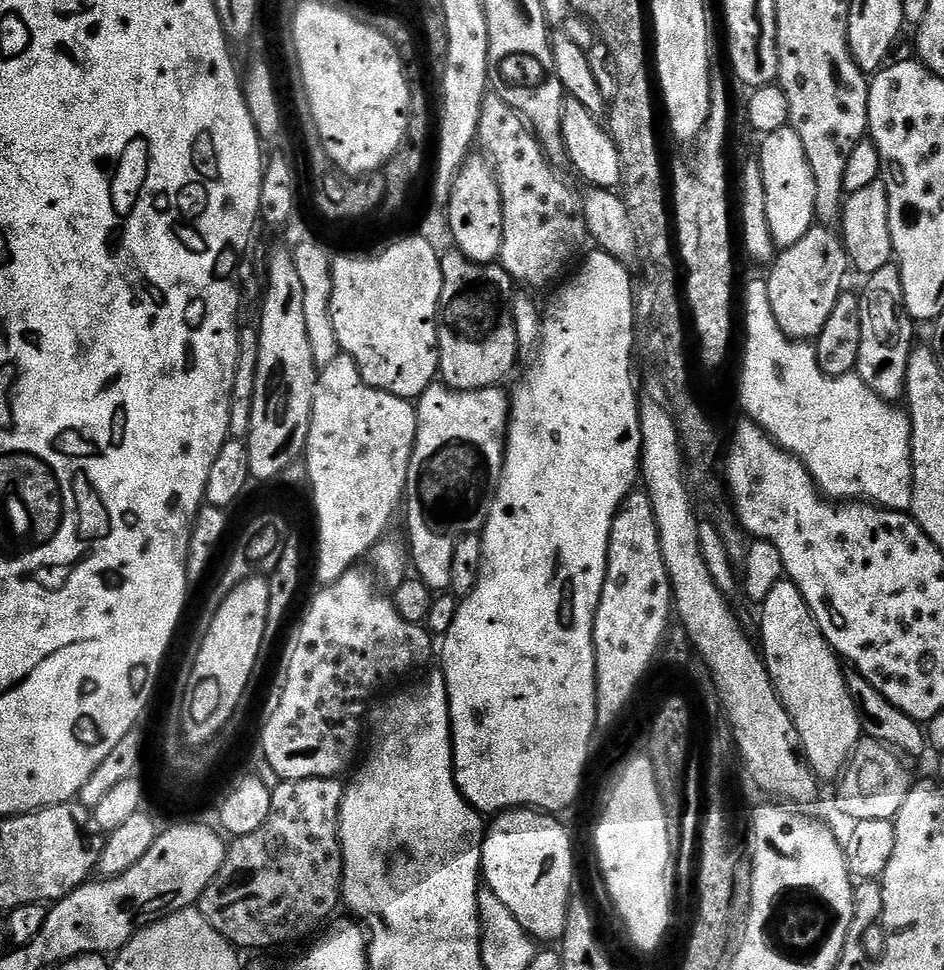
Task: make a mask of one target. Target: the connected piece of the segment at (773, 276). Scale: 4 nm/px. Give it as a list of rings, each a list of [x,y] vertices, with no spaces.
[[[813,226],[806,235],[798,238],[798,242],[794,242],[794,246],[783,249],[767,269],[769,272],[766,283],[770,298],[770,310],[774,310],[774,318],[789,340],[815,341],[816,337],[820,335],[822,326],[826,326],[826,318],[830,318],[838,298],[845,291],[844,268],[846,269],[848,264],[848,251],[844,248],[843,239],[828,228],[831,227]]]

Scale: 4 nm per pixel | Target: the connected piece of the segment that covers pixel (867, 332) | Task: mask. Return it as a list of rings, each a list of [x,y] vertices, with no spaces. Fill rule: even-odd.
[[[895,263],[882,266],[873,276],[863,281],[864,289],[859,289],[860,298],[860,341],[855,375],[874,394],[886,402],[896,402],[905,395],[904,383],[908,369],[908,355],[912,353],[913,321],[904,310],[904,291],[899,267]]]

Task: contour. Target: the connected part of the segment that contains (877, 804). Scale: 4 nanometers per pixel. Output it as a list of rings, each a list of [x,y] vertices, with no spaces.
[[[861,742],[856,745],[856,751],[839,777],[840,789],[836,792],[836,804],[849,816],[849,821],[896,819],[914,783],[914,776],[900,765],[899,759],[901,757],[891,747],[879,742]]]

